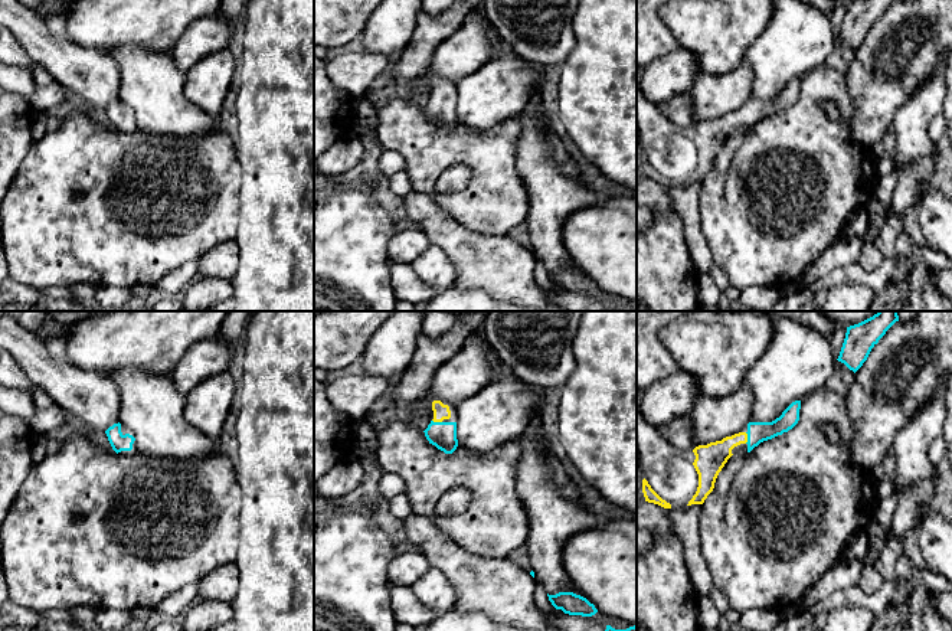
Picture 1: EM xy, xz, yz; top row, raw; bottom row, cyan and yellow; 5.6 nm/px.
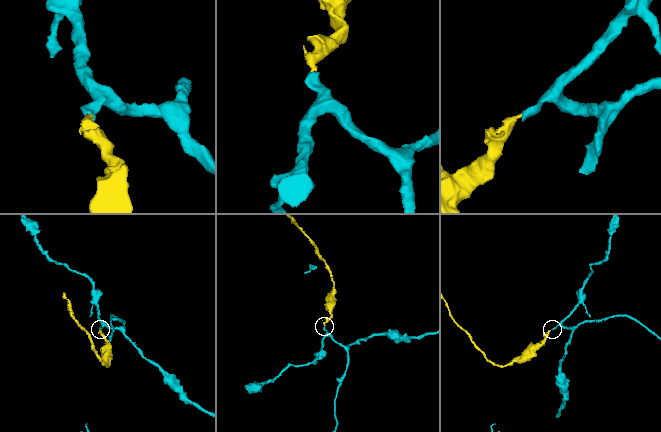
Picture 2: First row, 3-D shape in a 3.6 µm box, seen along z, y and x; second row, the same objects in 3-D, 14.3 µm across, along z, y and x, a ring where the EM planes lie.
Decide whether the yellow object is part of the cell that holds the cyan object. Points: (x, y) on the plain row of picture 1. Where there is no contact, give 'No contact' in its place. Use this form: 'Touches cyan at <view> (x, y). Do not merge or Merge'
Touches cyan at yz (748, 115). Merge

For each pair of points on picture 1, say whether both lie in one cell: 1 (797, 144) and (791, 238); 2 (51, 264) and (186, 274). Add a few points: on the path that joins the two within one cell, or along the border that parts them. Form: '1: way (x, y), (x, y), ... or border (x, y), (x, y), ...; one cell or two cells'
1: way (797, 167), (797, 200), (791, 208), (791, 215); one cell
2: border (196, 260), (180, 264), (151, 284); two cells

